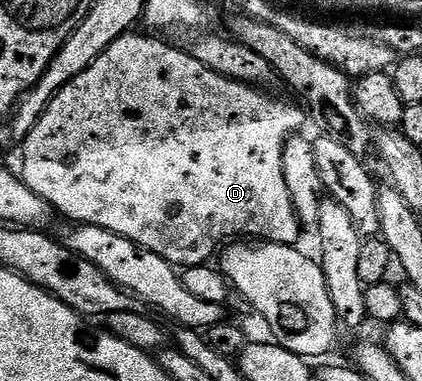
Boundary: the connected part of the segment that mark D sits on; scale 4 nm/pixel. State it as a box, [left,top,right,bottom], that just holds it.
[18,33,306,268]

